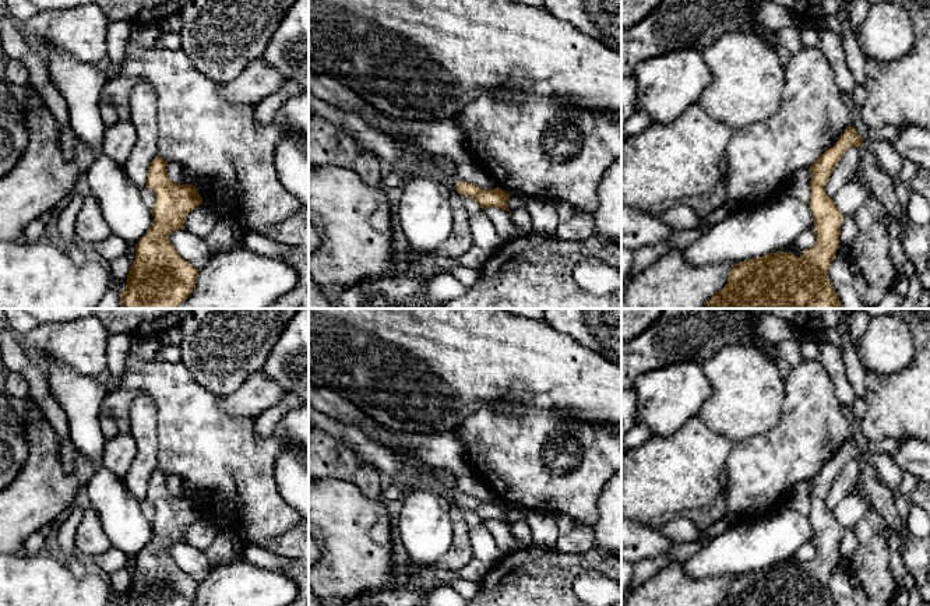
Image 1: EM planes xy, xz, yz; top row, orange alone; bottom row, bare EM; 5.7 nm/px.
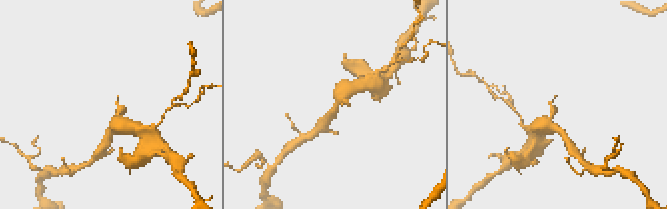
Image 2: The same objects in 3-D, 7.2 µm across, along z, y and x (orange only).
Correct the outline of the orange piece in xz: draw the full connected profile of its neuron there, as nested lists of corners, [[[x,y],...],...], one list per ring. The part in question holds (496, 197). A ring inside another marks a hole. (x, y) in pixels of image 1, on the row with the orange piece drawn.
[[[427,159],[423,162],[420,168],[415,170],[416,176],[431,176],[440,180],[441,183],[455,187],[458,193],[462,195],[466,195],[480,204],[483,209],[487,207],[496,207],[501,208],[504,211],[510,212],[507,201],[510,198],[510,194],[501,189],[493,189],[493,190],[485,190],[475,184],[469,184],[468,182],[462,180],[458,175],[450,176],[445,172],[443,172],[436,163],[431,162],[431,159]]]

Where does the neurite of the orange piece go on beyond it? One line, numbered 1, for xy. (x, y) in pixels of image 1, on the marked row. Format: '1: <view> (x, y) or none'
1: none

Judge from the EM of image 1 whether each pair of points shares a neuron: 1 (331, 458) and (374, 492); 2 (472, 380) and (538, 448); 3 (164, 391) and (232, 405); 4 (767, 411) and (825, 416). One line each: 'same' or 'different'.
1: same
2: different
3: different
4: different

